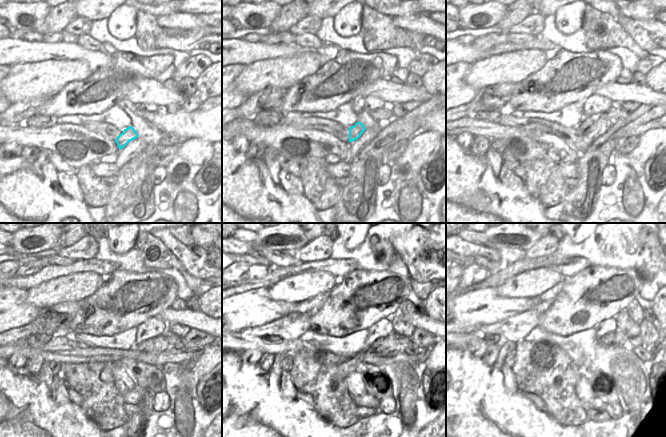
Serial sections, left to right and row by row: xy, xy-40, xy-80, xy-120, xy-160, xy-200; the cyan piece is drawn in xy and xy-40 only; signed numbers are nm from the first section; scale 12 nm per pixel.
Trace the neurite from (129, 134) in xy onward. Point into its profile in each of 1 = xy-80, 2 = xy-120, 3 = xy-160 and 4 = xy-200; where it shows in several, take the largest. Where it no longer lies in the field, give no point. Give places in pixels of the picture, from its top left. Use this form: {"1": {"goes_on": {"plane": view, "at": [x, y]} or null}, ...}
{"1": {"goes_on": {"plane": "xy-80", "at": [583, 127]}}, "2": {"goes_on": {"plane": "xy-120", "at": [144, 346]}}, "3": {"goes_on": {"plane": "xy-160", "at": [375, 344]}}, "4": {"goes_on": {"plane": "xy-200", "at": [607, 339]}}}

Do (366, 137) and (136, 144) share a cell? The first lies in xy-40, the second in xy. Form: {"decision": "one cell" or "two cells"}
{"decision": "one cell"}

